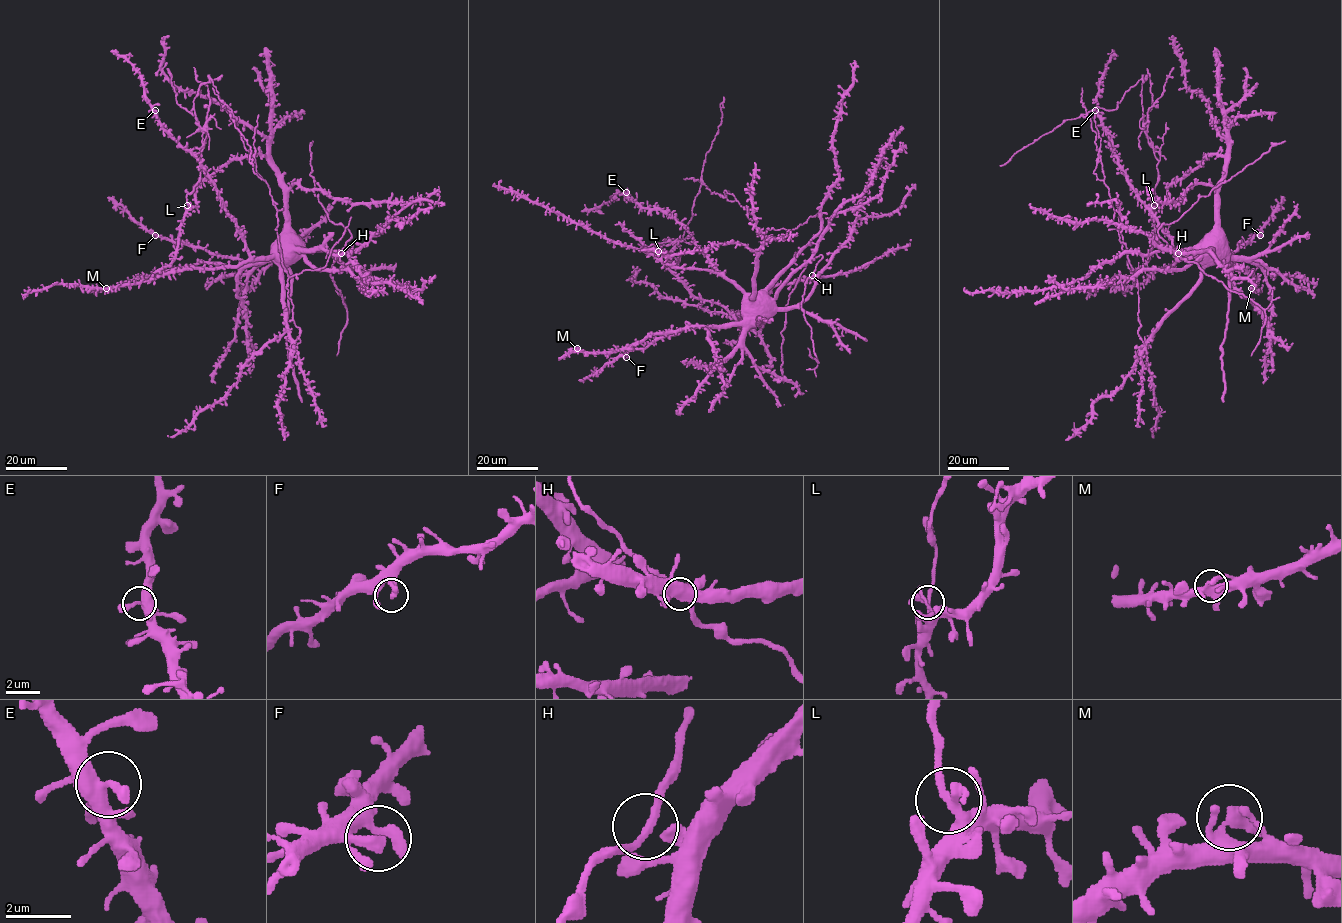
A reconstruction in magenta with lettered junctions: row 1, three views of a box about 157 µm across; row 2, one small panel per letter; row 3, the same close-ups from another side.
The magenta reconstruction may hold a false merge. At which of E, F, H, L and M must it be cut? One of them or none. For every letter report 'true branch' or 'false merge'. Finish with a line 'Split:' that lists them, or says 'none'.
E: true branch
F: true branch
H: true branch
L: false merge
M: true branch
Split: L

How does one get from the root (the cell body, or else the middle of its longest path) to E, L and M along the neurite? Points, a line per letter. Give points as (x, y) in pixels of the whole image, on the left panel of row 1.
E: (282, 249), (269, 256), (253, 257), (250, 254), (237, 223), (228, 214), (205, 168), (165, 128), (155, 110)
L: (282, 249), (284, 191), (278, 168), (266, 157), (228, 161), (195, 186), (195, 206), (188, 204)
M: (282, 249), (279, 250), (278, 261), (239, 267), (187, 264), (106, 288)

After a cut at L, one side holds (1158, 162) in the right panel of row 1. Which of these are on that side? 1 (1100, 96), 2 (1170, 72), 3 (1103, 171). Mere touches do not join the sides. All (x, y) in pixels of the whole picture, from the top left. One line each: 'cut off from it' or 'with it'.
1: cut off from it
2: with it
3: with it

